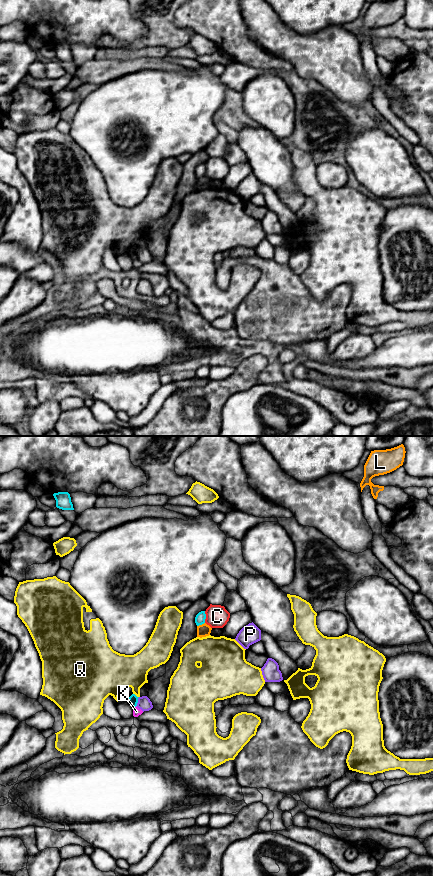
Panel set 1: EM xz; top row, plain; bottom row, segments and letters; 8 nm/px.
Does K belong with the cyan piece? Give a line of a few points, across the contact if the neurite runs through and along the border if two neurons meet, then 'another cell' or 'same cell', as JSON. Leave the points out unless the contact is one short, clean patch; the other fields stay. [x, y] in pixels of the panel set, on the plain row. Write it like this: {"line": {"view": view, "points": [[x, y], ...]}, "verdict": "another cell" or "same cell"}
{"line": {"view": "xz", "points": [[136, 257], [133, 260]]}, "verdict": "another cell"}

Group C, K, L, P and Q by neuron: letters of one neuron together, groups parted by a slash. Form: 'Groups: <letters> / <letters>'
Groups: C / K / L / P / Q

